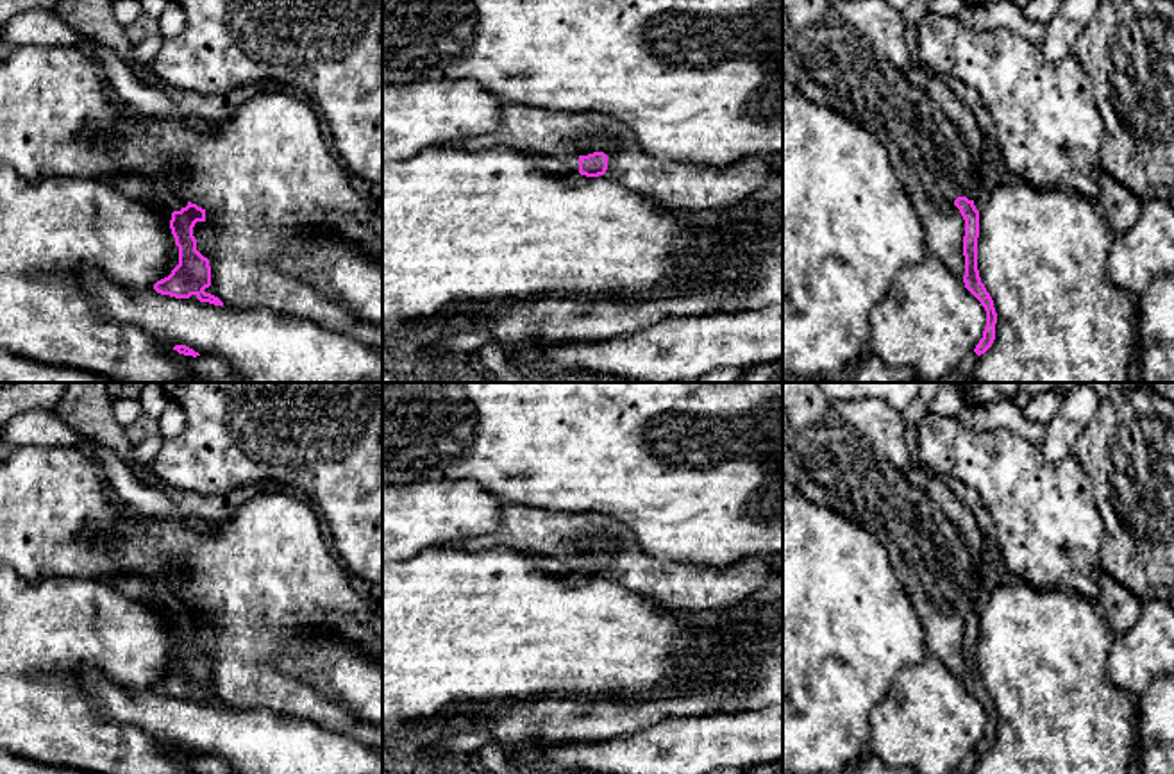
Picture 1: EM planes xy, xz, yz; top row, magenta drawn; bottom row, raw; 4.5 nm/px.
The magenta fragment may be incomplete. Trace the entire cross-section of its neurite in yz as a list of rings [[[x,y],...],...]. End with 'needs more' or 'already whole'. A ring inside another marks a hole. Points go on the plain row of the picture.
[[[983,592],[976,601],[969,601],[967,597],[958,597],[954,606],[960,610],[965,620],[965,636],[963,636],[963,656],[965,656],[965,688],[981,702],[986,711],[986,728],[983,731],[983,738],[976,745],[974,753],[977,756],[985,754],[994,740],[995,740],[995,724],[997,713],[994,708],[994,701],[981,683],[977,670],[977,638],[979,638],[979,611],[985,606],[988,592]]]; needs more

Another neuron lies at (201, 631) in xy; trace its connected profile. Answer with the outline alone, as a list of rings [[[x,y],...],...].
[[[197,622],[193,627],[193,636],[197,640],[197,651],[209,660],[214,651],[214,640],[209,626],[205,622]]]

